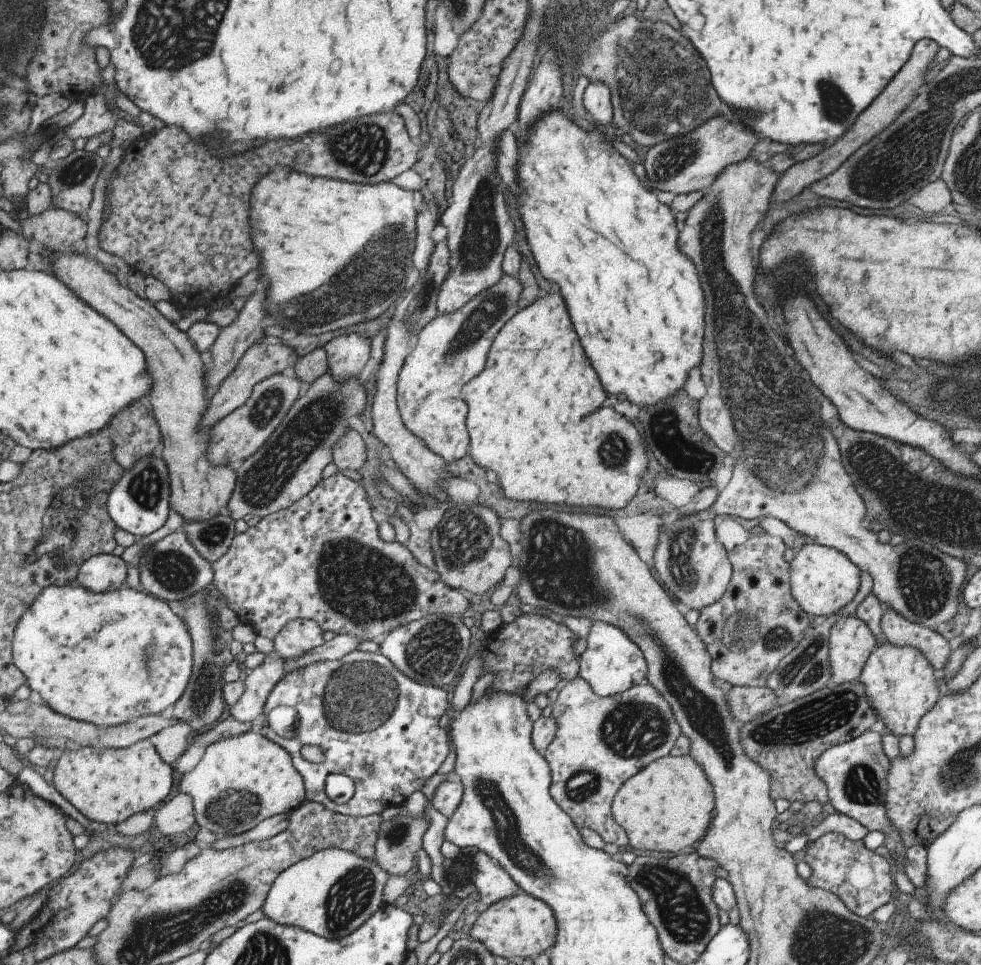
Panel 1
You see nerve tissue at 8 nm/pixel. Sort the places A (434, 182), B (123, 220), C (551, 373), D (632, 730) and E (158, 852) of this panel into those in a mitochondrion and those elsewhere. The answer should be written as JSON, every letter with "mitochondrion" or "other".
{"A":"other","B":"other","C":"other","D":"mitochondrion","E":"other"}

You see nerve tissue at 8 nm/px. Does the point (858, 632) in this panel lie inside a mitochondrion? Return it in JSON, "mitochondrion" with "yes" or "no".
{"mitochondrion":"no"}

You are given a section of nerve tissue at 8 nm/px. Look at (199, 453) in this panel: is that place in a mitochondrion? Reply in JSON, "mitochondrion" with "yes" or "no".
{"mitochondrion":"no"}

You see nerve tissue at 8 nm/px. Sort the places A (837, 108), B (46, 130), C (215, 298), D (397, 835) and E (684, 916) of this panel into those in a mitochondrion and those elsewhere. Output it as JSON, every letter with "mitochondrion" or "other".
{"A":"mitochondrion","B":"other","C":"other","D":"mitochondrion","E":"mitochondrion"}

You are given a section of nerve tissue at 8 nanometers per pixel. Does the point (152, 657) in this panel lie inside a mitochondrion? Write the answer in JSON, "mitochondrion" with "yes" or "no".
{"mitochondrion":"yes"}

